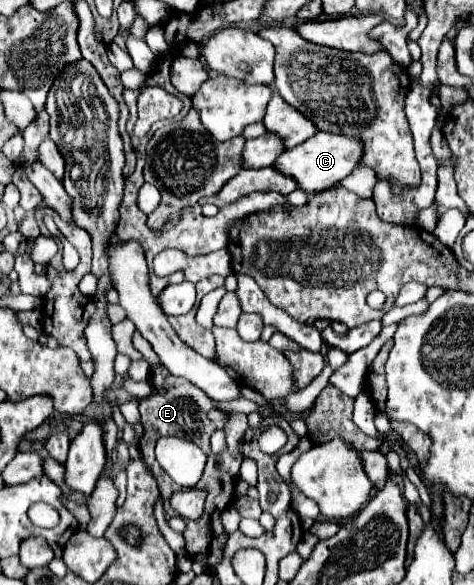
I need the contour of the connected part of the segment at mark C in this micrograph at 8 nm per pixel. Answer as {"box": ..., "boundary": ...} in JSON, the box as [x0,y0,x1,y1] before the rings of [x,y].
{"box":[275,132,363,192],"boundary":[[[317,132],[307,142],[285,150],[277,160],[275,168],[279,168],[283,174],[297,180],[301,190],[313,192],[321,188],[329,188],[333,184],[339,184],[345,176],[349,176],[363,158],[363,142],[359,138],[347,138],[343,134],[329,134],[329,132]]]}

